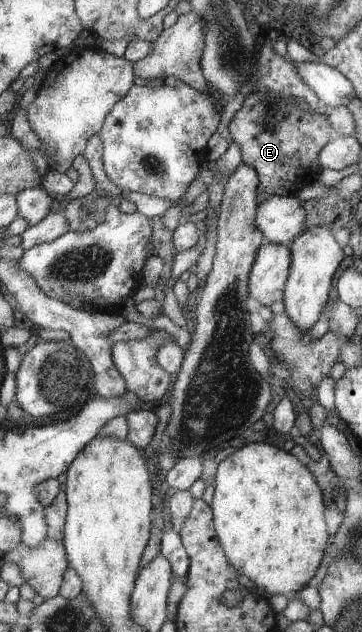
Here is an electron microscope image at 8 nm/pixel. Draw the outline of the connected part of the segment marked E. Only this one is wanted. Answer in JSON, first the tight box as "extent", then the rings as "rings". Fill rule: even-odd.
{"extent":[229,92,333,204],"rings":[[[258,92],[248,94],[242,107],[235,113],[229,124],[229,133],[235,143],[240,145],[243,164],[252,167],[259,176],[258,204],[265,203],[273,196],[296,196],[296,191],[305,185],[314,183],[321,171],[318,157],[320,151],[333,141],[333,126],[326,114],[320,114],[310,107],[302,109],[294,98],[268,94],[262,97]]]}

